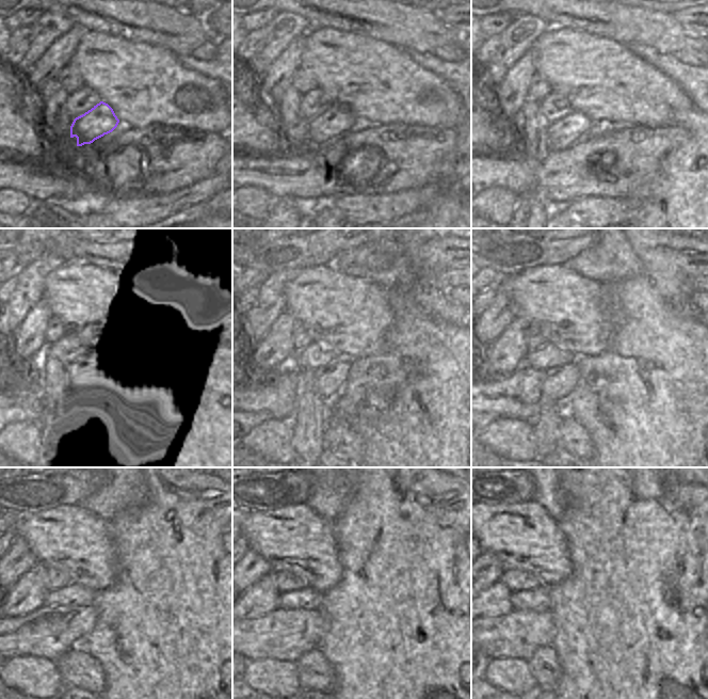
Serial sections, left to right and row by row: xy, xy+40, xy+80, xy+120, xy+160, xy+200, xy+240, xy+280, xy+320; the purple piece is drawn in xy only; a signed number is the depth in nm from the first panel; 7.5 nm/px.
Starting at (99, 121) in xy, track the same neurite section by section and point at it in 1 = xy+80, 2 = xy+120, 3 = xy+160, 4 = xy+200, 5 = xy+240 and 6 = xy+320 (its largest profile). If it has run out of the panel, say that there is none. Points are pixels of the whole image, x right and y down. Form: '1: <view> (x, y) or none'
1: xy+80 (576, 127)
2: xy+120 (92, 372)
3: xy+160 (328, 380)
4: xy+200 (520, 395)
5: xy+240 (48, 633)
6: xy+320 (518, 634)

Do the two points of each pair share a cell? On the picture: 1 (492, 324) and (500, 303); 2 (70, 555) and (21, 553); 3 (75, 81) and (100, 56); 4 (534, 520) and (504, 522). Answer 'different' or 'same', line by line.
1: same
2: different
3: different
4: same

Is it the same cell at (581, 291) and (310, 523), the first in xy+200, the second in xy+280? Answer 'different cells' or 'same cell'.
same cell

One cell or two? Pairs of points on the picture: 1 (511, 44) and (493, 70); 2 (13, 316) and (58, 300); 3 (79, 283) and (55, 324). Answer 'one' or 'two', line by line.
1: one
2: two
3: two

